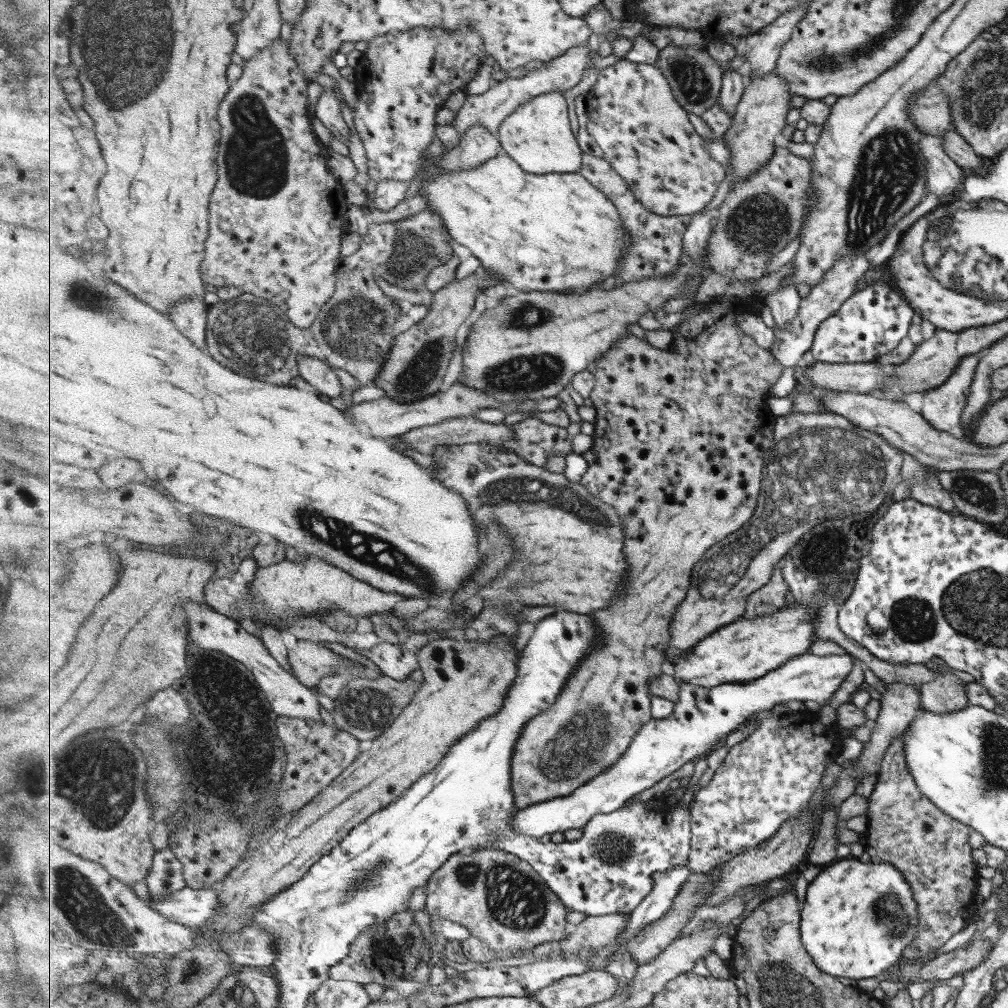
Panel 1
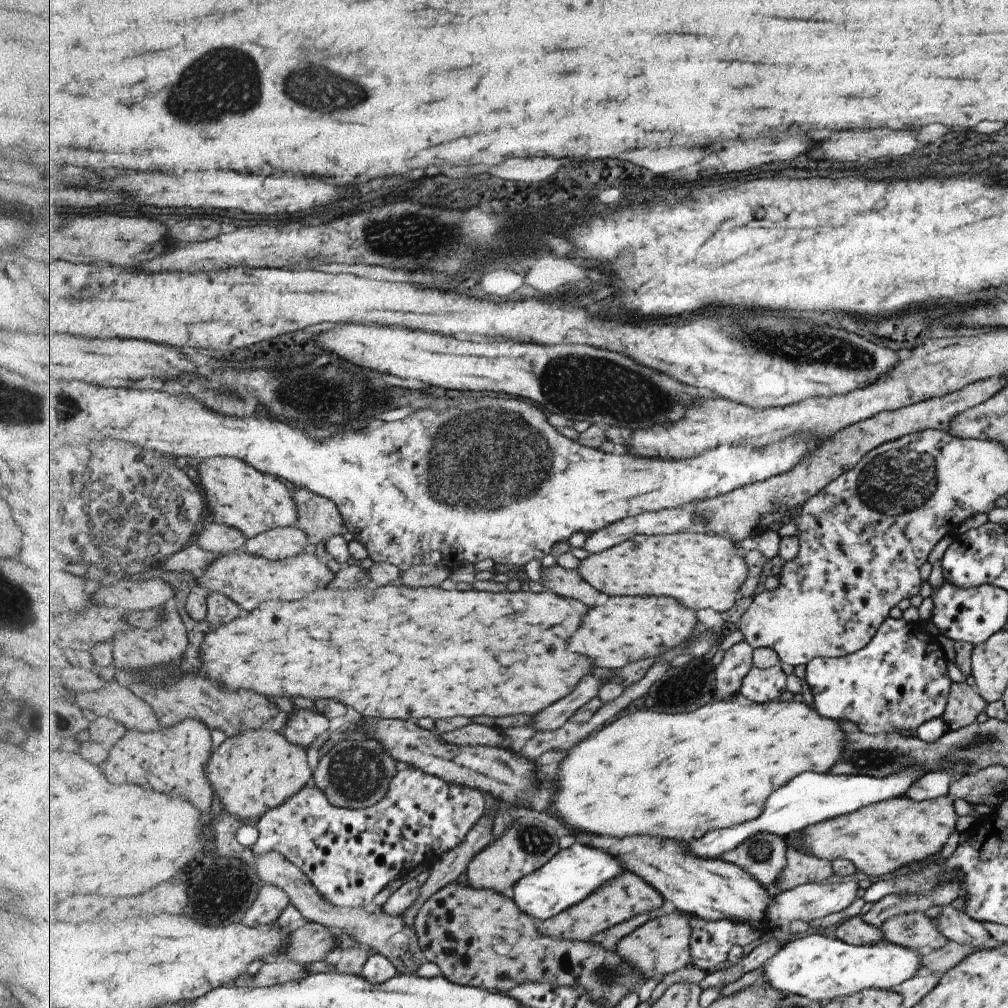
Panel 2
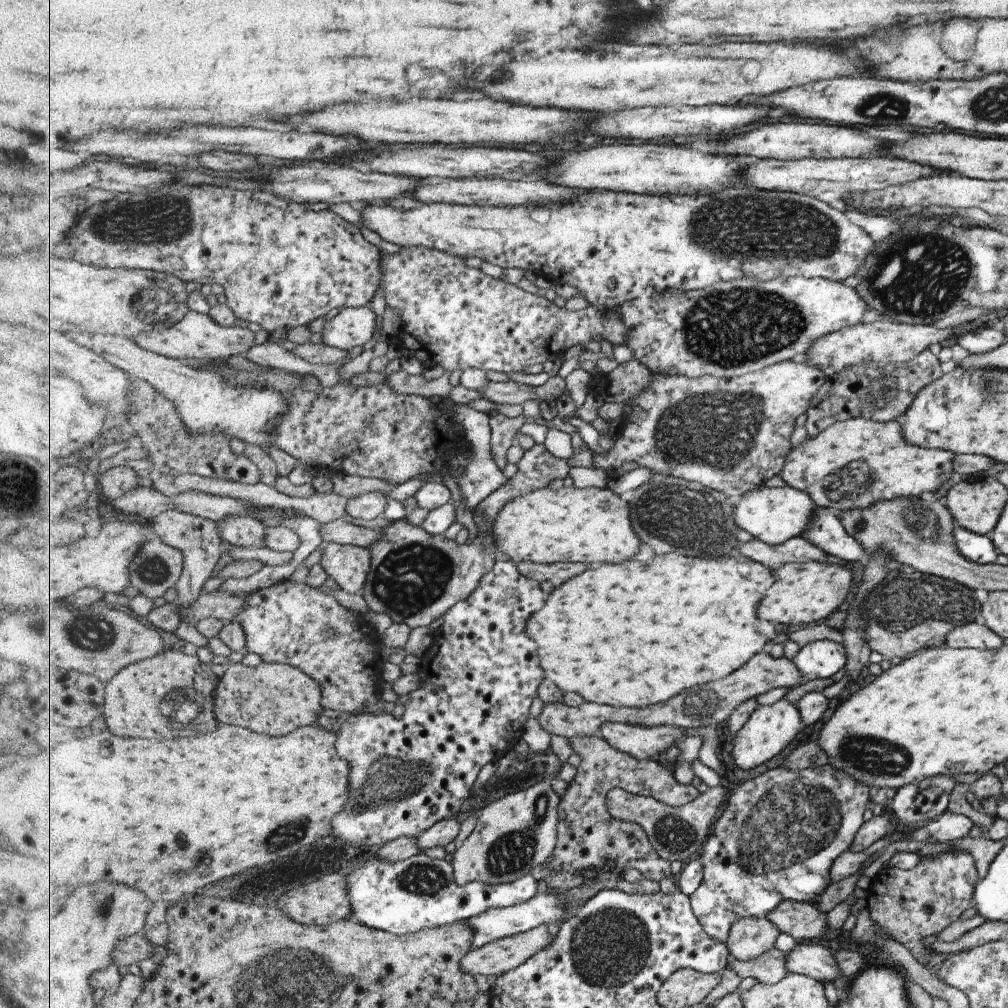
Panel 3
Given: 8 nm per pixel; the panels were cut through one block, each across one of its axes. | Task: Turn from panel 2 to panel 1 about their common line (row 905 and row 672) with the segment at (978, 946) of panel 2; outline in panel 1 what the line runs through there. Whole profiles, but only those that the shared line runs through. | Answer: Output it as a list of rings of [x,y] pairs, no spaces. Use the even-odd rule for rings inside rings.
[[[942,672],[939,679],[918,687],[919,710],[947,714],[961,710],[968,704],[964,684],[950,672]]]

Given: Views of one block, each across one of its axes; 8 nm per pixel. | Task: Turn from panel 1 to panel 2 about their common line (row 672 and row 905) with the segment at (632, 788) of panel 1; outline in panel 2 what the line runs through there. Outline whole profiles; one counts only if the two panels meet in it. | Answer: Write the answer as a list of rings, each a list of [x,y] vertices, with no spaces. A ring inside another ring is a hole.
[[[831,879],[827,883],[808,883],[793,890],[783,891],[774,897],[774,903],[771,904],[771,924],[769,924],[771,931],[788,926],[793,920],[808,923],[813,919],[823,918],[831,913],[843,911],[856,898],[857,889],[857,879],[847,880],[847,882]]]

